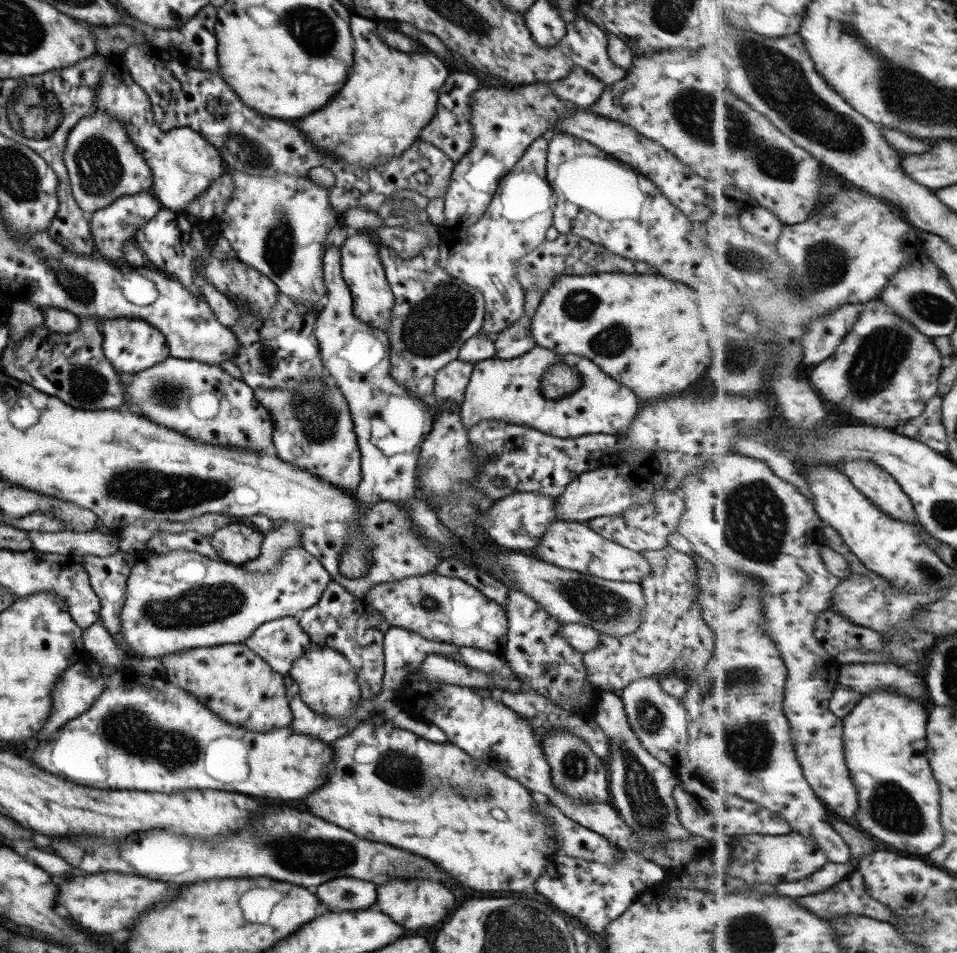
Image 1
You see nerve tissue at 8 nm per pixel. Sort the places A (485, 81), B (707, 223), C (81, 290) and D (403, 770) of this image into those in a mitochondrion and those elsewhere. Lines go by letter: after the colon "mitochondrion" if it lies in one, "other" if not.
A: other
B: other
C: mitochondrion
D: mitochondrion

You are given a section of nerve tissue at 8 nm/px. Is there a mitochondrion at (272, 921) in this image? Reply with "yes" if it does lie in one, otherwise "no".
no

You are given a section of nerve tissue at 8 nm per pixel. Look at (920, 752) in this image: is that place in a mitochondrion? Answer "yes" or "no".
no

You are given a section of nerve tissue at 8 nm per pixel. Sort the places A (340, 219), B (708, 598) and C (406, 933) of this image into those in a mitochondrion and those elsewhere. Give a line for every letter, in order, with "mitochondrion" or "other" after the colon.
A: other
B: other
C: other

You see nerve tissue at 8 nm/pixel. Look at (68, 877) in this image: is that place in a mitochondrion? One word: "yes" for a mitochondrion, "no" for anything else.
no

